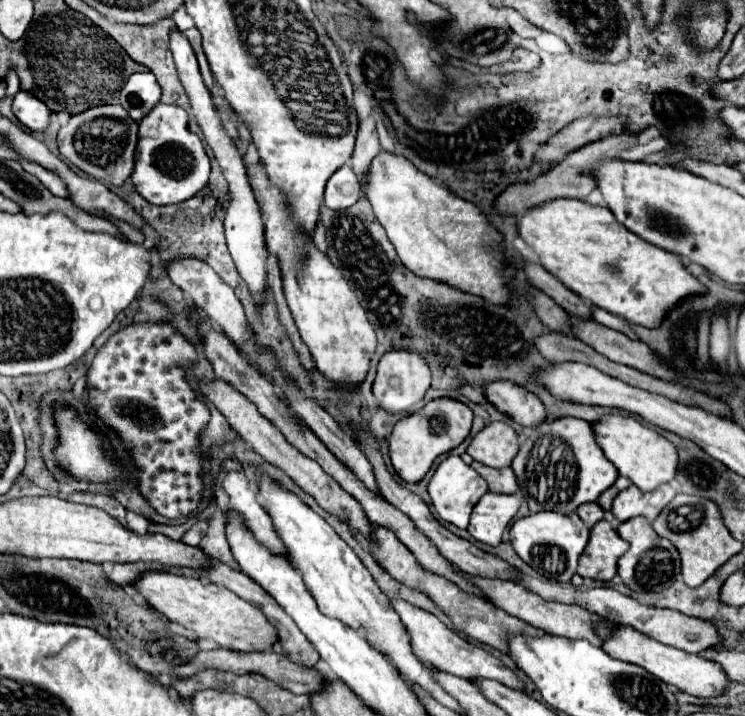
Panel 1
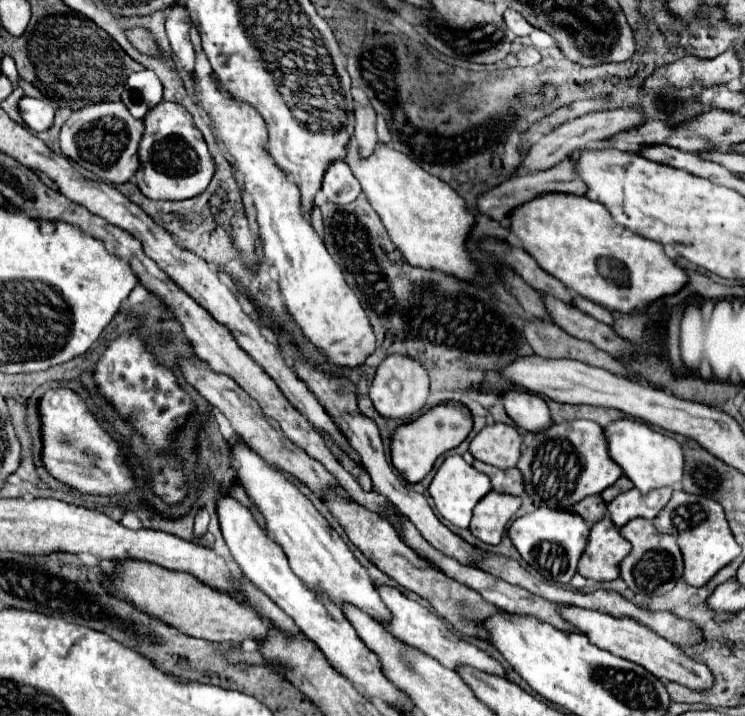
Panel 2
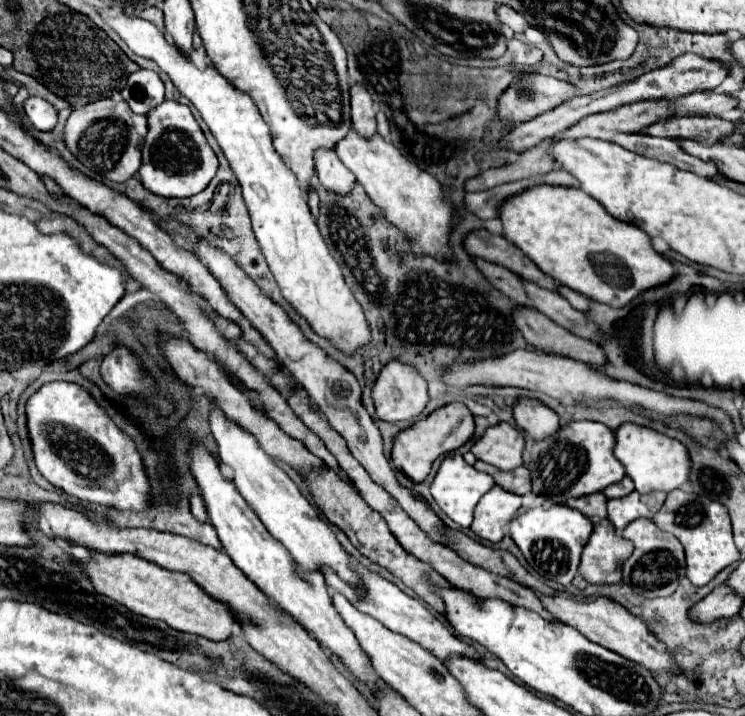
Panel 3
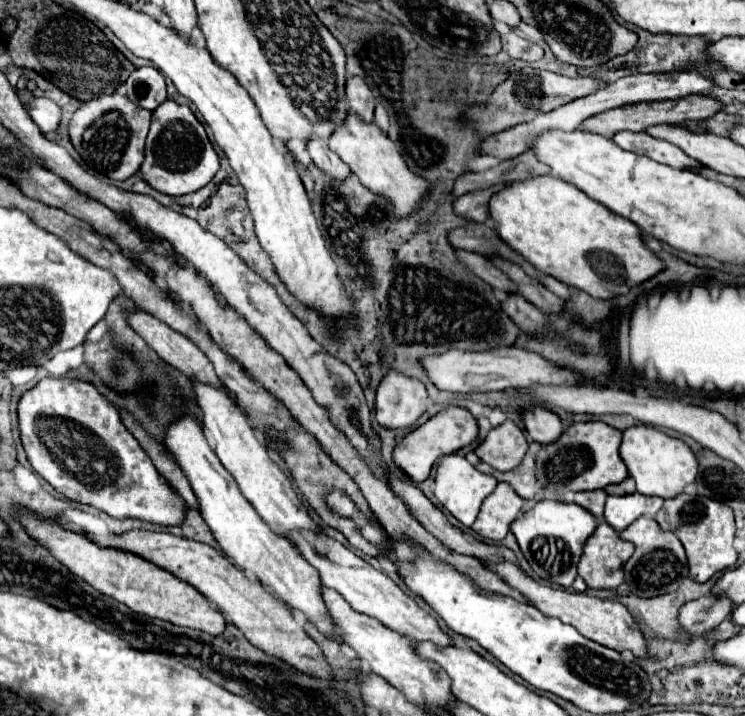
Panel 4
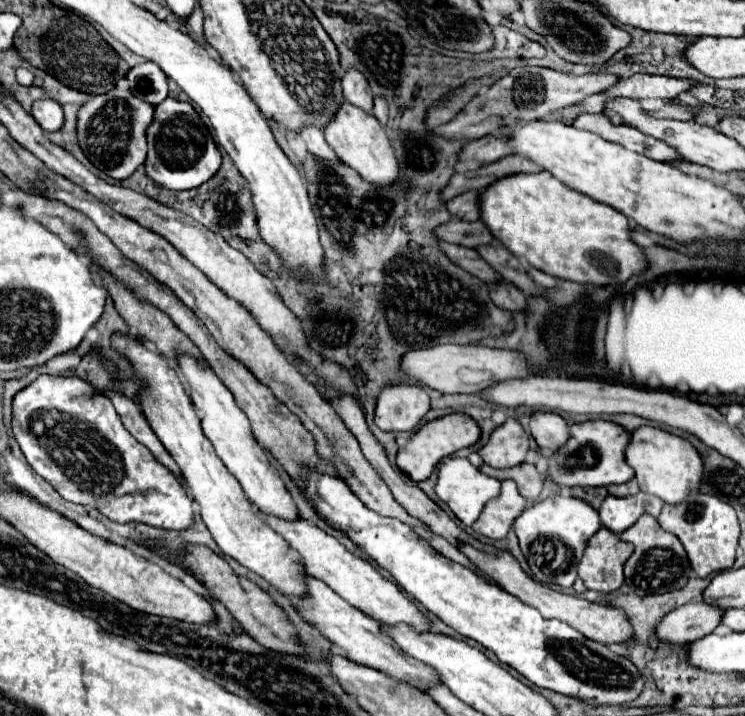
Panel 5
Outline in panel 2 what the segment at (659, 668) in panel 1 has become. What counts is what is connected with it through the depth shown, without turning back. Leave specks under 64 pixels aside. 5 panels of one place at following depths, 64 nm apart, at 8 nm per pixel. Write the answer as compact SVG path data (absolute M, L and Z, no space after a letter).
M568 606L562 610L562 614L568 622L572 622L576 628L580 628L592 644L596 644L598 648L604 648L606 652L612 652L614 656L620 656L624 660L640 664L642 668L646 668L648 672L652 672L660 680L676 682L676 684L682 684L690 690L708 690L714 684L714 676L706 664L692 660L678 646L662 640L660 636L650 632L646 626L642 626L634 620L614 618L610 614L602 614L596 610L584 610L578 606Z

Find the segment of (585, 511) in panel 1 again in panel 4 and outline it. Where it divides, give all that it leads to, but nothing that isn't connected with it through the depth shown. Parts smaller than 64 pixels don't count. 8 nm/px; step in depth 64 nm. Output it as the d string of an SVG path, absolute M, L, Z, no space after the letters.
M594 490L594 492L568 492L566 496L564 496L564 500L566 502L574 502L574 504L580 504L582 508L586 508L586 510L590 510L592 514L596 514L596 518L598 518L598 522L602 522L604 518L604 502L606 502L606 492L604 490Z

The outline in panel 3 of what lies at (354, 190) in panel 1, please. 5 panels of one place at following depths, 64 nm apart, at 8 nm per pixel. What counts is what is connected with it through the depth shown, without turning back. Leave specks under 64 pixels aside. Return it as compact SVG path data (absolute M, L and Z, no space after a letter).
M318 150L316 152L316 170L320 184L328 192L336 192L340 196L348 196L356 184L356 176L340 162L336 152Z

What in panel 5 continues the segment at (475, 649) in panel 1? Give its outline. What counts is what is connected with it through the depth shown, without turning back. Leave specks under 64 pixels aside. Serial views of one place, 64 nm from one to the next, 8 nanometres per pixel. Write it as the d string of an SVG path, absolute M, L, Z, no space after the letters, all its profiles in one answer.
M264 516L264 518L274 532L278 532L296 552L300 552L300 556L304 558L308 574L312 574L314 578L328 584L350 606L358 608L366 616L370 616L382 624L388 624L388 626L408 624L416 632L432 630L432 622L418 610L418 606L414 602L408 600L408 596L402 592L402 588L398 584L384 578L370 562L348 552L334 536L326 534L318 526L310 526L306 520L286 522L286 520L278 520L276 516Z

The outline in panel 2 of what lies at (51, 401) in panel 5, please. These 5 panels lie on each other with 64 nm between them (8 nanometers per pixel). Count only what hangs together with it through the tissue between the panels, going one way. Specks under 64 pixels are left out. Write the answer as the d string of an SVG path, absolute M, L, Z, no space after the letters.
M48 390L40 400L44 464L46 470L62 484L86 494L122 494L134 490L134 474L120 456L118 444L100 428L84 400L68 390Z

